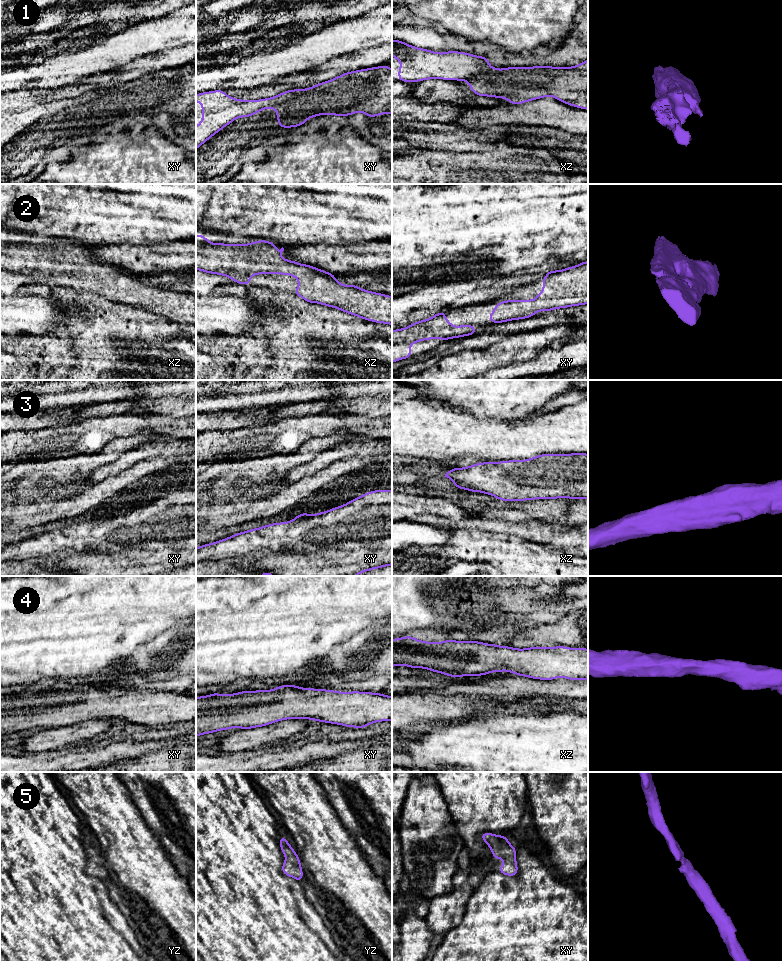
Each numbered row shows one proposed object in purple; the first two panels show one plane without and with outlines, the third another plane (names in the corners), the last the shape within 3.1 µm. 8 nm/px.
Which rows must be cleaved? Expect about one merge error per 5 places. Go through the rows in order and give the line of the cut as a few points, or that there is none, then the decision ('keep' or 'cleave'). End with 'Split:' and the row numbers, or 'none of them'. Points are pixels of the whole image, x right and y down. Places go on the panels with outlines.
1: xy (307, 88), (291, 99), (279, 103), (275, 108) | cleave
2: no cut | keep
3: no cut | keep
4: no cut | keep
5: no cut | keep
Split: 1

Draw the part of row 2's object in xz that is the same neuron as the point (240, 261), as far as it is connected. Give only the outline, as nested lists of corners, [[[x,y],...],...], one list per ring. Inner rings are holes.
[[[204,234],[196,235],[196,270],[227,276],[234,282],[246,286],[249,286],[252,275],[294,276],[299,280],[299,285],[293,294],[306,302],[333,307],[371,322],[392,325],[392,297],[390,295],[367,291],[358,285],[343,285],[335,279],[336,274],[281,258],[284,248],[278,251],[276,247],[276,244],[267,240],[253,241],[249,244],[211,243]]]

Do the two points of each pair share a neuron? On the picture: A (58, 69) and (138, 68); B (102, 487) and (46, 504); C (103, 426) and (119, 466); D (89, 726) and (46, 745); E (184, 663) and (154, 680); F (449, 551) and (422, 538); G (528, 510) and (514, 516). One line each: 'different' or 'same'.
A: different
B: same
C: different
D: same
E: same
F: different
G: different

